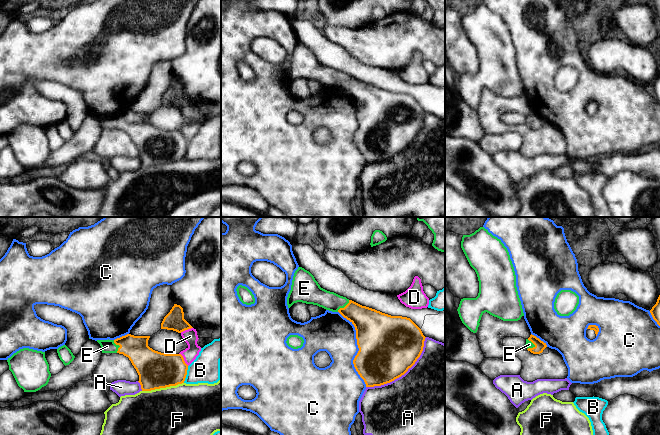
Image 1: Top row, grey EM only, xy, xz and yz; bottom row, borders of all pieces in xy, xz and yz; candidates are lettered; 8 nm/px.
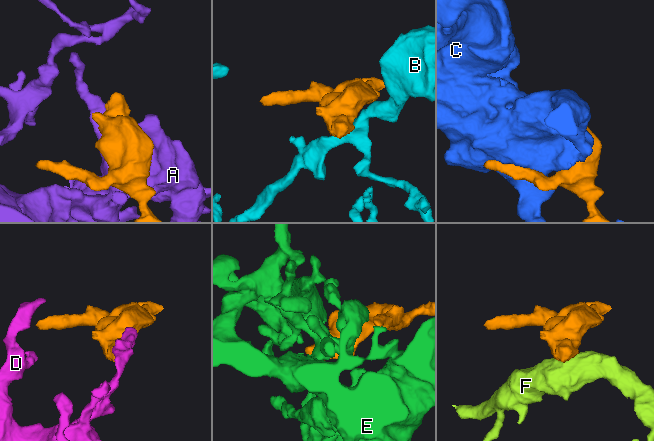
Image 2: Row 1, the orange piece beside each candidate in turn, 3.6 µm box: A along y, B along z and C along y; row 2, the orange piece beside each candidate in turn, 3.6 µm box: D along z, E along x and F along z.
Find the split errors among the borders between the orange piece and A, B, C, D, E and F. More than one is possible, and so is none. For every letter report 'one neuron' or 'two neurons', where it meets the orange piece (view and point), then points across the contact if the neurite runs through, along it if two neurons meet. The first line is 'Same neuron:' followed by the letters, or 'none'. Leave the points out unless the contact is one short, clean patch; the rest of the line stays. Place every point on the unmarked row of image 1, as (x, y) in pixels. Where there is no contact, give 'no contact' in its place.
Same neuron: E
A: two neurons; meets orange in xz at (403, 150)
B: two neurons; meets orange in xy at (186, 150)
C: two neurons; meets orange in xz at (358, 123)
D: two neurons; meets orange in xy at (183, 135)
E: one neuron; meets orange in yz at (531, 117); runs through yz (539, 121), (535, 121), (531, 117), (529, 120)
F: two neurons; meets orange in xy at (162, 163)

